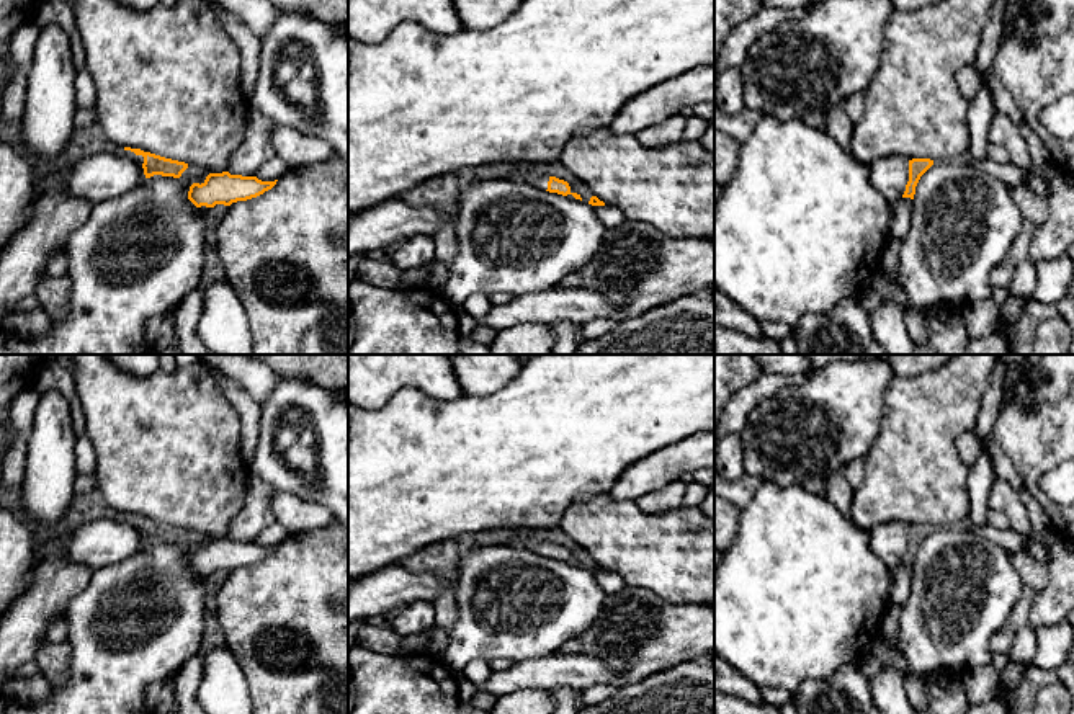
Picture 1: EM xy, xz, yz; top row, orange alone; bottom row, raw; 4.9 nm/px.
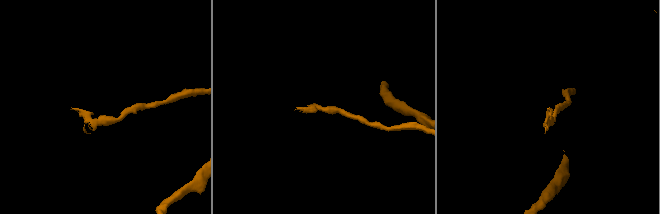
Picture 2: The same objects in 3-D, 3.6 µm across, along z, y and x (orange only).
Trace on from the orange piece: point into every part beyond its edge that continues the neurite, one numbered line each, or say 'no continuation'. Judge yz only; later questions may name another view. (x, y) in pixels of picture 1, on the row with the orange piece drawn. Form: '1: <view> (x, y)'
1: yz (899, 224)

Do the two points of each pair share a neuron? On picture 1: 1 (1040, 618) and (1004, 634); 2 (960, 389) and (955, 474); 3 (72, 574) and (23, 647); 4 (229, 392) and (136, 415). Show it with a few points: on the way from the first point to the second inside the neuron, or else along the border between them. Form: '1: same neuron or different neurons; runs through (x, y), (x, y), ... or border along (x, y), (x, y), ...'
1: different neurons; border along (1037, 592), (1029, 623)
2: same neuron; runs through (945, 410), (945, 453)
3: same neuron; runs through (54, 592), (31, 615), (23, 629)
4: different neurons; border along (211, 371), (221, 394), (236, 412), (241, 428)

